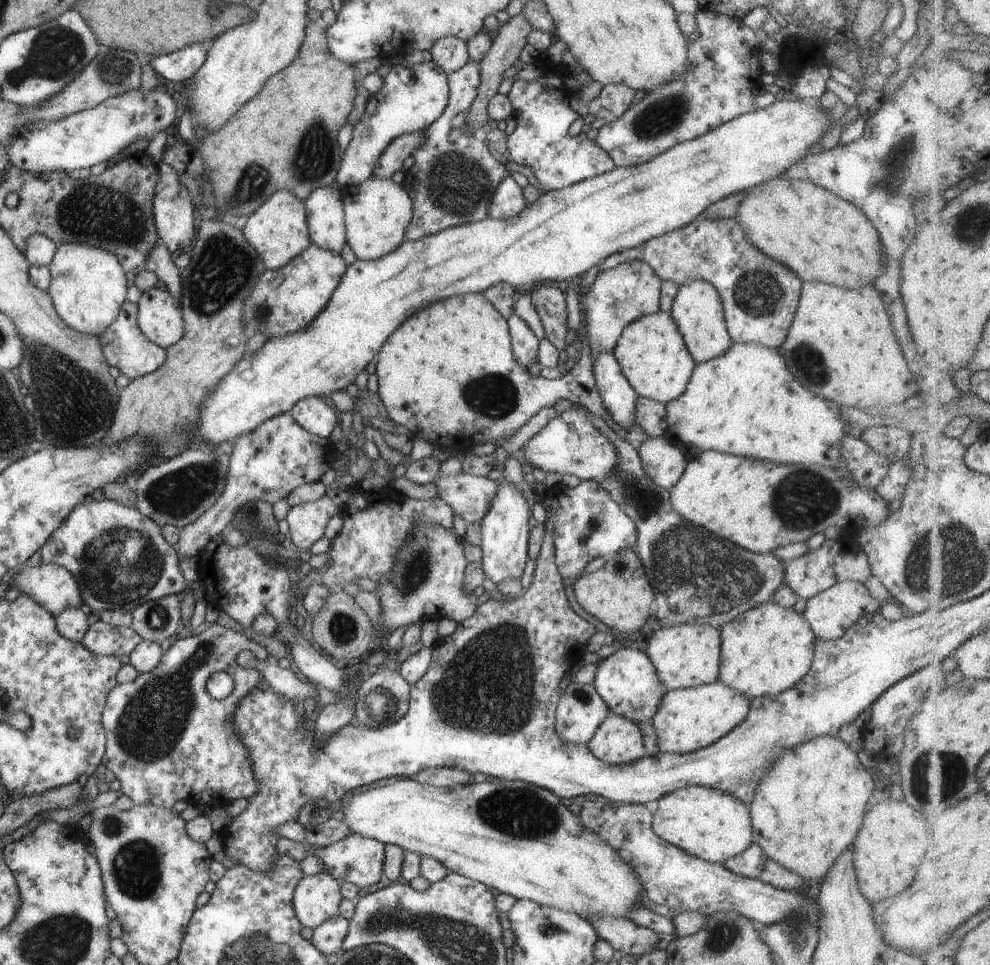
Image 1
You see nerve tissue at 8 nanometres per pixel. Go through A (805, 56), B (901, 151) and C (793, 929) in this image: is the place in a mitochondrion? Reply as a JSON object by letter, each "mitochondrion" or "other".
{"A":"other","B":"mitochondrion","C":"mitochondrion"}

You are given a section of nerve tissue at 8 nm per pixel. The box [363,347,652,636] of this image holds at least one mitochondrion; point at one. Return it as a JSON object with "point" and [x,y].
{"point":[492,396]}

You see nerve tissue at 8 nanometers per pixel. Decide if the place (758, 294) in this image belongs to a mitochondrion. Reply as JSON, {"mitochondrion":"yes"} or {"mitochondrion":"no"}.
{"mitochondrion":"yes"}

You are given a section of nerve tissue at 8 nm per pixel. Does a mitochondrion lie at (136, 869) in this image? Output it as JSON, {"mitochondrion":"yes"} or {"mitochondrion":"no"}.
{"mitochondrion":"yes"}

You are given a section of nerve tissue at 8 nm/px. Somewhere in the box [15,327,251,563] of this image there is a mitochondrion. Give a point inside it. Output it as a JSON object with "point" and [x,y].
{"point":[90,408]}

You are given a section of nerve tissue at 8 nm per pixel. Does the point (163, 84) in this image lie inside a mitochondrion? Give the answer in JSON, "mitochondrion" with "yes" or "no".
{"mitochondrion":"no"}

